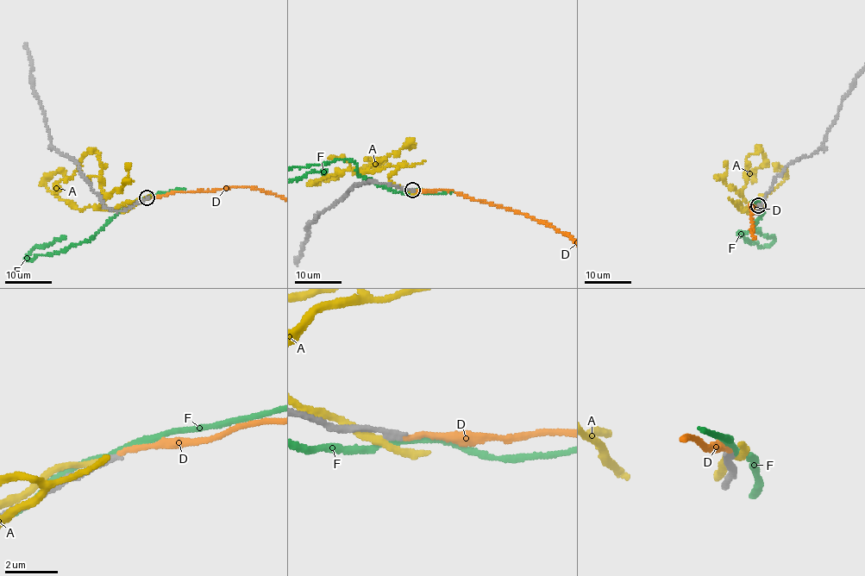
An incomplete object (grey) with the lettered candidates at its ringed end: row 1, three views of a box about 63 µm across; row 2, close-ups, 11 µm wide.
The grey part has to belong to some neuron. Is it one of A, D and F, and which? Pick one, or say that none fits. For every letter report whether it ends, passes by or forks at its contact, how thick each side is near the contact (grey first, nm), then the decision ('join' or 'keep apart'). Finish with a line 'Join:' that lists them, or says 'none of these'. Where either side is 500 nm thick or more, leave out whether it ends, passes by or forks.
A: it passes by; calibres 280 and 240 nm; keep apart
D: it ends; calibres 220 and 180 nm; join
F: it passes by; calibres 240 and 220 nm; keep apart
Join: D

